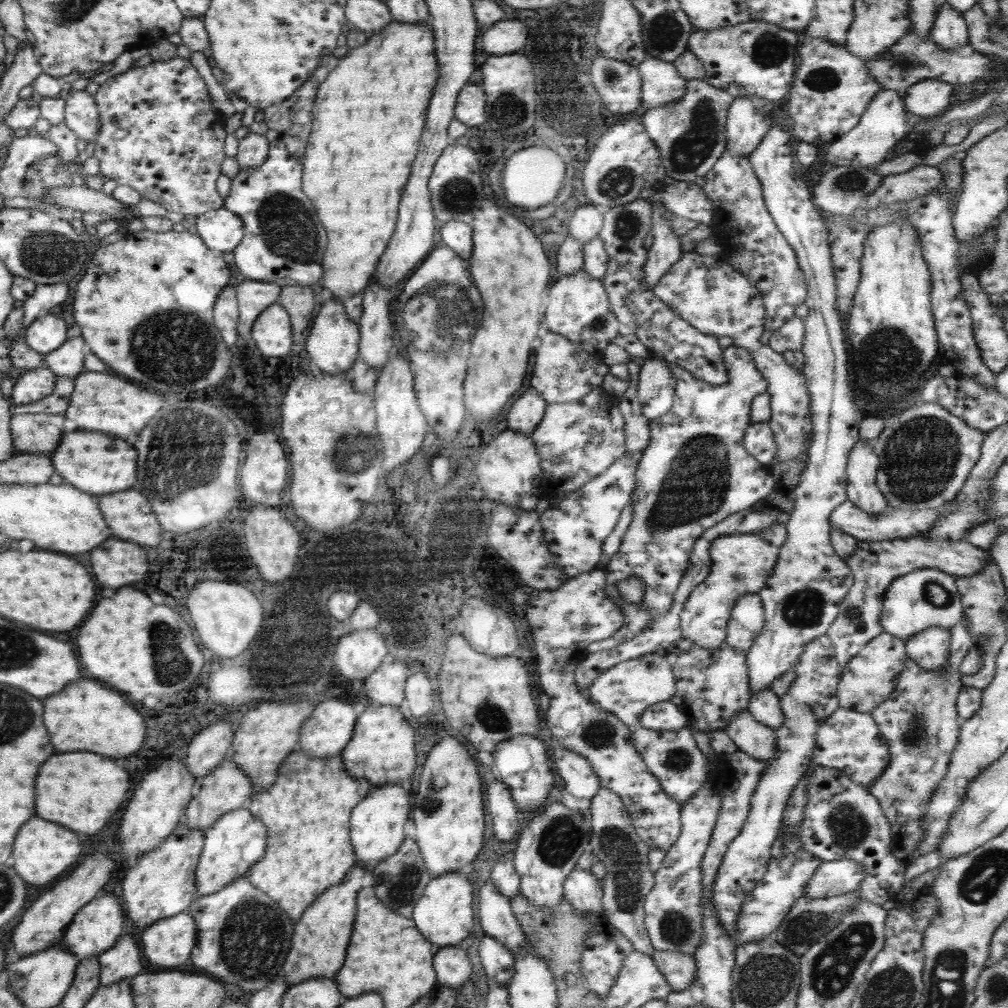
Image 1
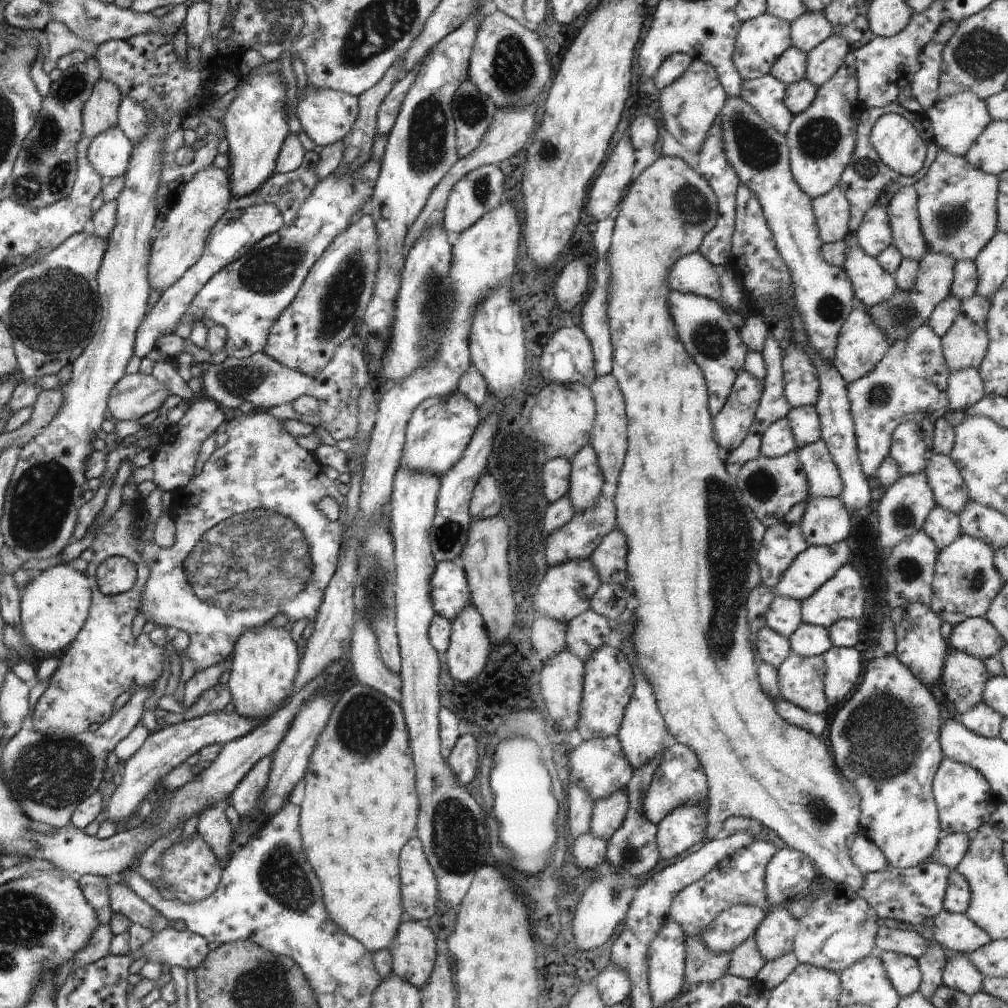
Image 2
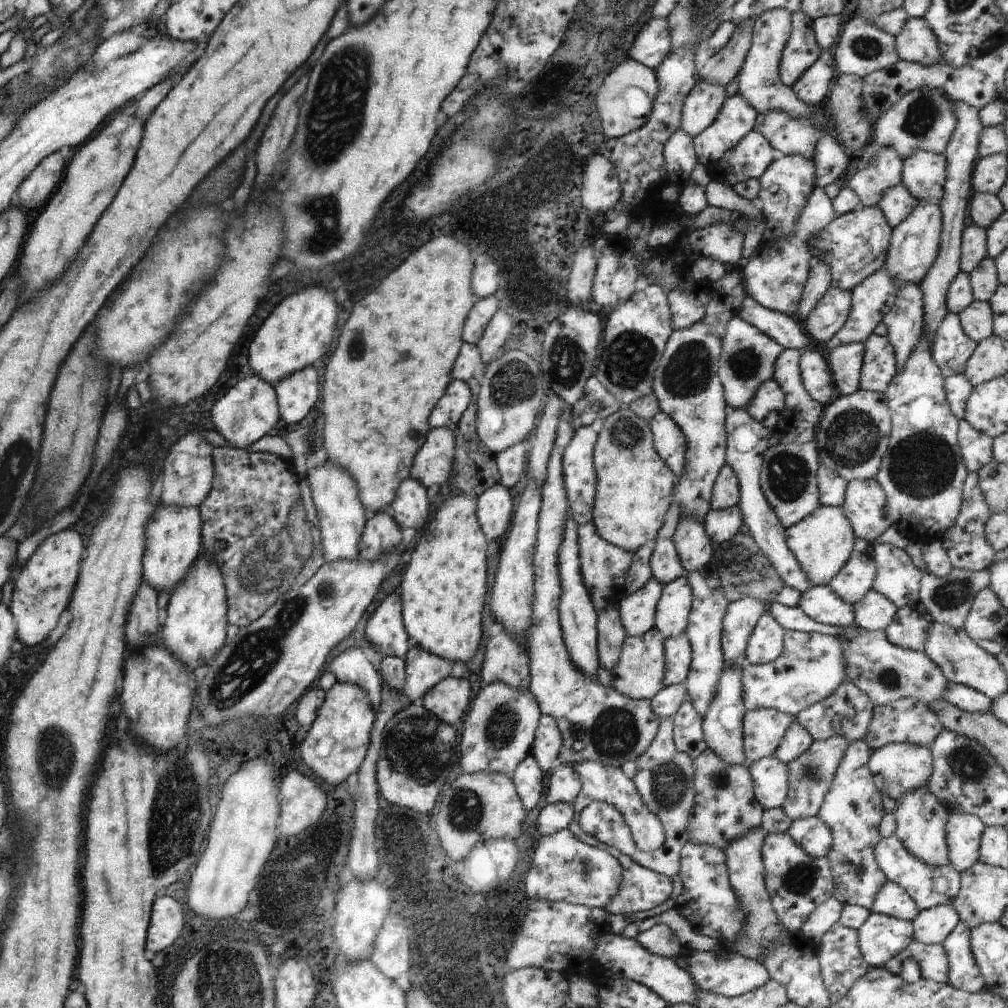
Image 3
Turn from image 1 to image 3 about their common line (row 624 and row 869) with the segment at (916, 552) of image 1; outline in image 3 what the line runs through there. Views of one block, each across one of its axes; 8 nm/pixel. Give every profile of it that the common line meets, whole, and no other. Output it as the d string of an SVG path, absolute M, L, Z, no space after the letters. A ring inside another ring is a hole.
M861 739L848 744L816 814L830 830L832 838L825 856L833 875L832 897L842 905L859 905L869 912L875 891L886 881L874 857L874 848L880 839L878 826L884 810L882 796L872 783L870 754Z

